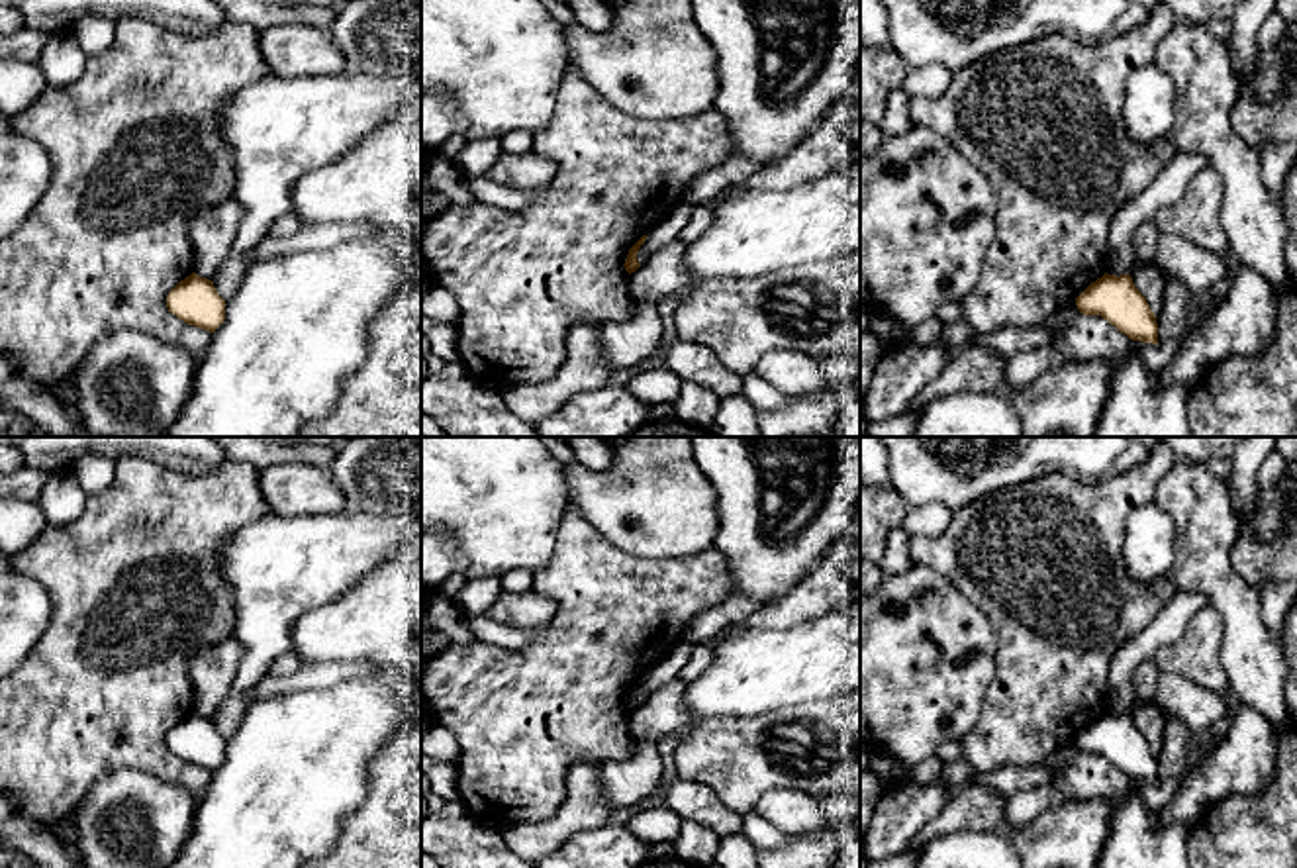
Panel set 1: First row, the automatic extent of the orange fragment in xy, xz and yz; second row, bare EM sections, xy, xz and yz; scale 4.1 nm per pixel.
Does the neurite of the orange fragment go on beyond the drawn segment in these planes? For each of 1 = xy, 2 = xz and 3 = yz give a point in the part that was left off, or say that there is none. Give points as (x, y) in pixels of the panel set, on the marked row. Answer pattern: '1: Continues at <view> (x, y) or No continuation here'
1: No continuation here
2: No continuation here
3: No continuation here

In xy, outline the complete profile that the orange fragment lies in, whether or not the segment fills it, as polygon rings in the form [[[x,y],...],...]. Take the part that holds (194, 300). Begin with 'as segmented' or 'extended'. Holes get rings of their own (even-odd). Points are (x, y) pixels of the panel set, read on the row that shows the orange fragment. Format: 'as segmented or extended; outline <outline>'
as segmented; outline [[[192,272],[167,296],[167,308],[188,325],[214,333],[225,319],[225,300],[212,280]]]

